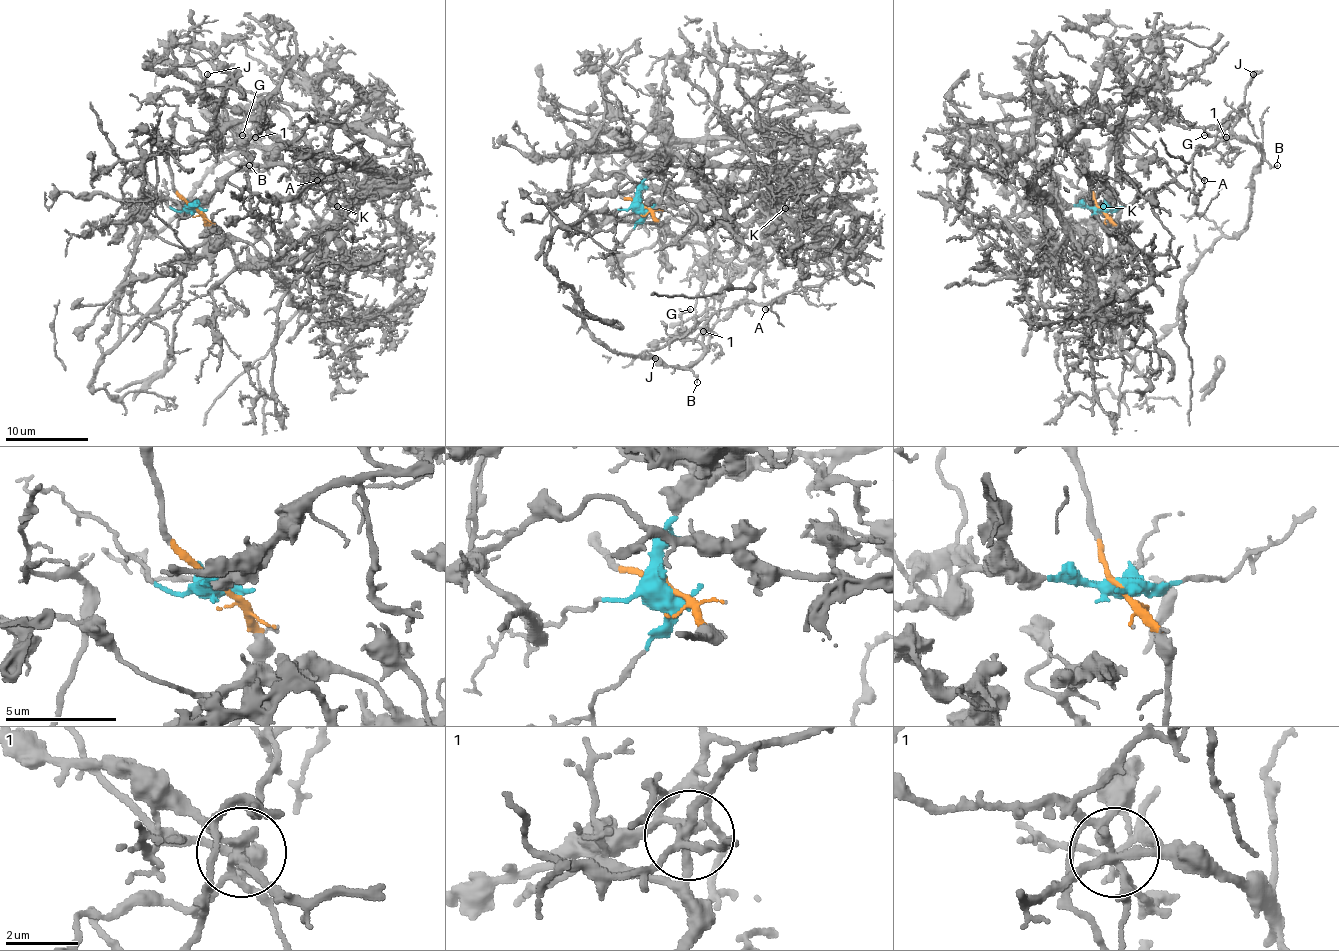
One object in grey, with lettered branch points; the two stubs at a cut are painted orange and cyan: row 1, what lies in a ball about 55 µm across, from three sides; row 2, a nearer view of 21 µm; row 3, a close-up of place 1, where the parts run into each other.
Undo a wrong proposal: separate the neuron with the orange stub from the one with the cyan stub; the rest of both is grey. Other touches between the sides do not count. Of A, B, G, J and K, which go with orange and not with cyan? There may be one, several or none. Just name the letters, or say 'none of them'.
A, B, G, J

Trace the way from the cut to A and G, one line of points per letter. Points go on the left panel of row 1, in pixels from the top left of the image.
A: (195, 208), (203, 253), (104, 355), (133, 243), (220, 162), (255, 137), (326, 154), (317, 181)
G: (195, 208), (203, 253), (104, 355), (98, 341), (133, 243), (255, 142), (232, 135), (243, 135)

